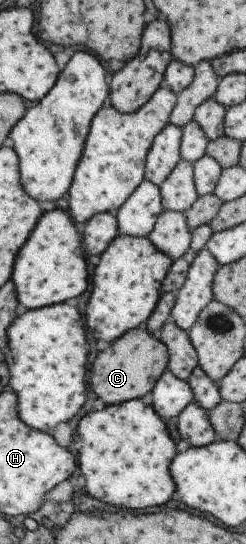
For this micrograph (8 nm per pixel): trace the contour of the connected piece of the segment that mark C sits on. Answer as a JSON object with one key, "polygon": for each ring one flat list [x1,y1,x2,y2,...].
{"polygon":[[144,326,127,330,110,344,110,347,100,351,92,362,89,373,88,389,91,389,106,405,123,403,130,399,140,399,146,392,150,392,154,383,167,368,167,348,156,336,152,336]]}

